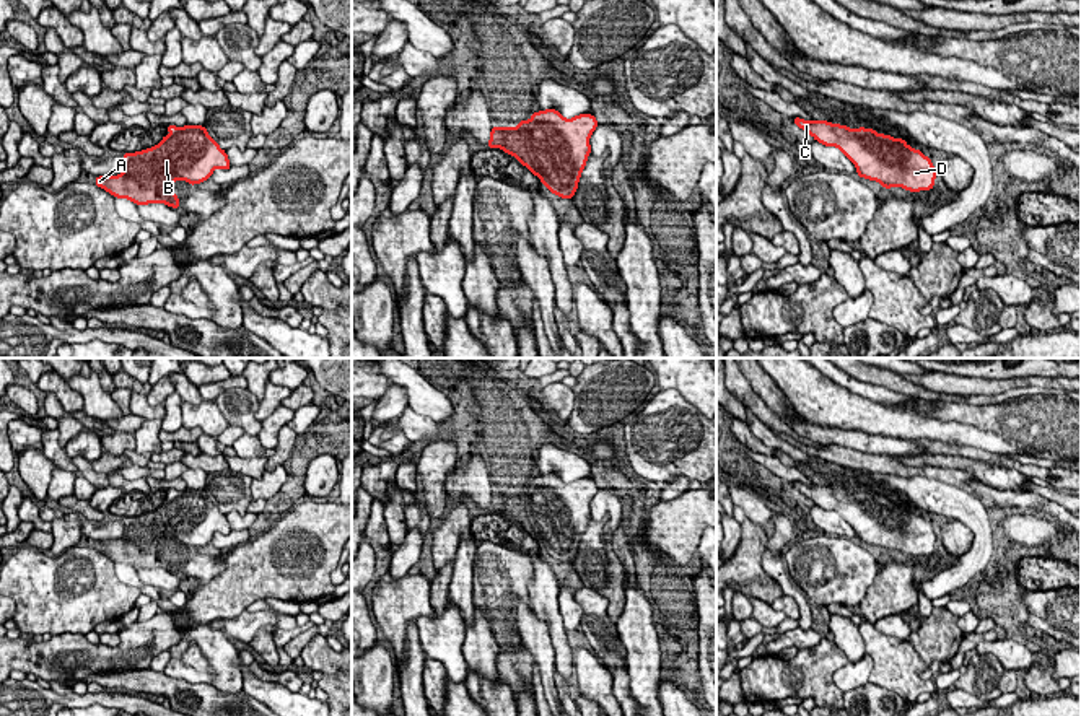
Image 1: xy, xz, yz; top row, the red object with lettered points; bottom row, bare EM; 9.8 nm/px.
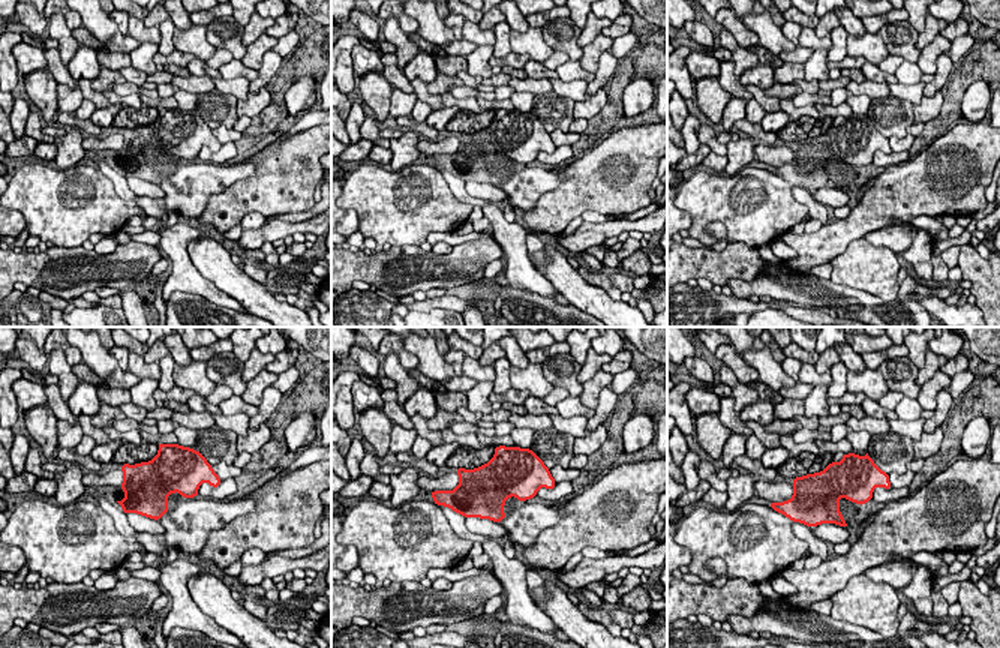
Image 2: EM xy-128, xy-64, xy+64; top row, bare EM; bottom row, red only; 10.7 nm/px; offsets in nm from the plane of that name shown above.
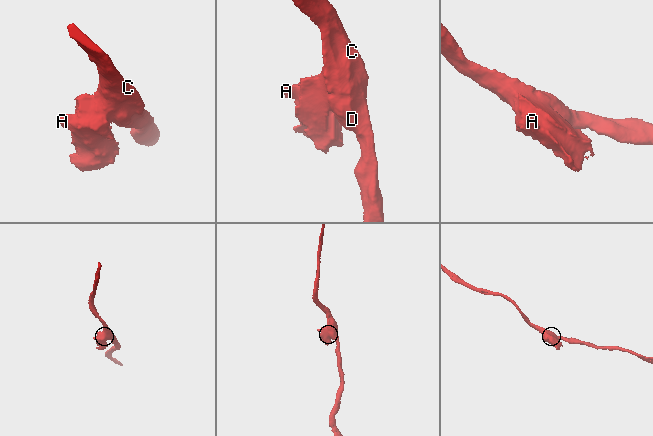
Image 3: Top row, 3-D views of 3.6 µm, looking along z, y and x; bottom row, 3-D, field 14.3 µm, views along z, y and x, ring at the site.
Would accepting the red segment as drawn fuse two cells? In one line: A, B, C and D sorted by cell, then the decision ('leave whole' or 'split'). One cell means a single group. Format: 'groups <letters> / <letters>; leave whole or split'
groups A B C D; leave whole

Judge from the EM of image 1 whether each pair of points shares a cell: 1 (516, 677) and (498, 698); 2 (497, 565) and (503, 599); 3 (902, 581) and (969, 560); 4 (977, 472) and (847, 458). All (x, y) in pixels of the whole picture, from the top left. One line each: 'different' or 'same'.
1: same
2: same
3: different
4: different

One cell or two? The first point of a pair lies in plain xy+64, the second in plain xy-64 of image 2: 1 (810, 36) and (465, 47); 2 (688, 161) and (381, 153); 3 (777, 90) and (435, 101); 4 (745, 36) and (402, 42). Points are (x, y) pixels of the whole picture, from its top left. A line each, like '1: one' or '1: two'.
1: two
2: two
3: two
4: two

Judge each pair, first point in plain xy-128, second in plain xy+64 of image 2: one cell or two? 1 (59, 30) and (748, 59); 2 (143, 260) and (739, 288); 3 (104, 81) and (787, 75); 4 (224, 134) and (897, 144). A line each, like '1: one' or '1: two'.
1: one
2: two
3: two
4: one

